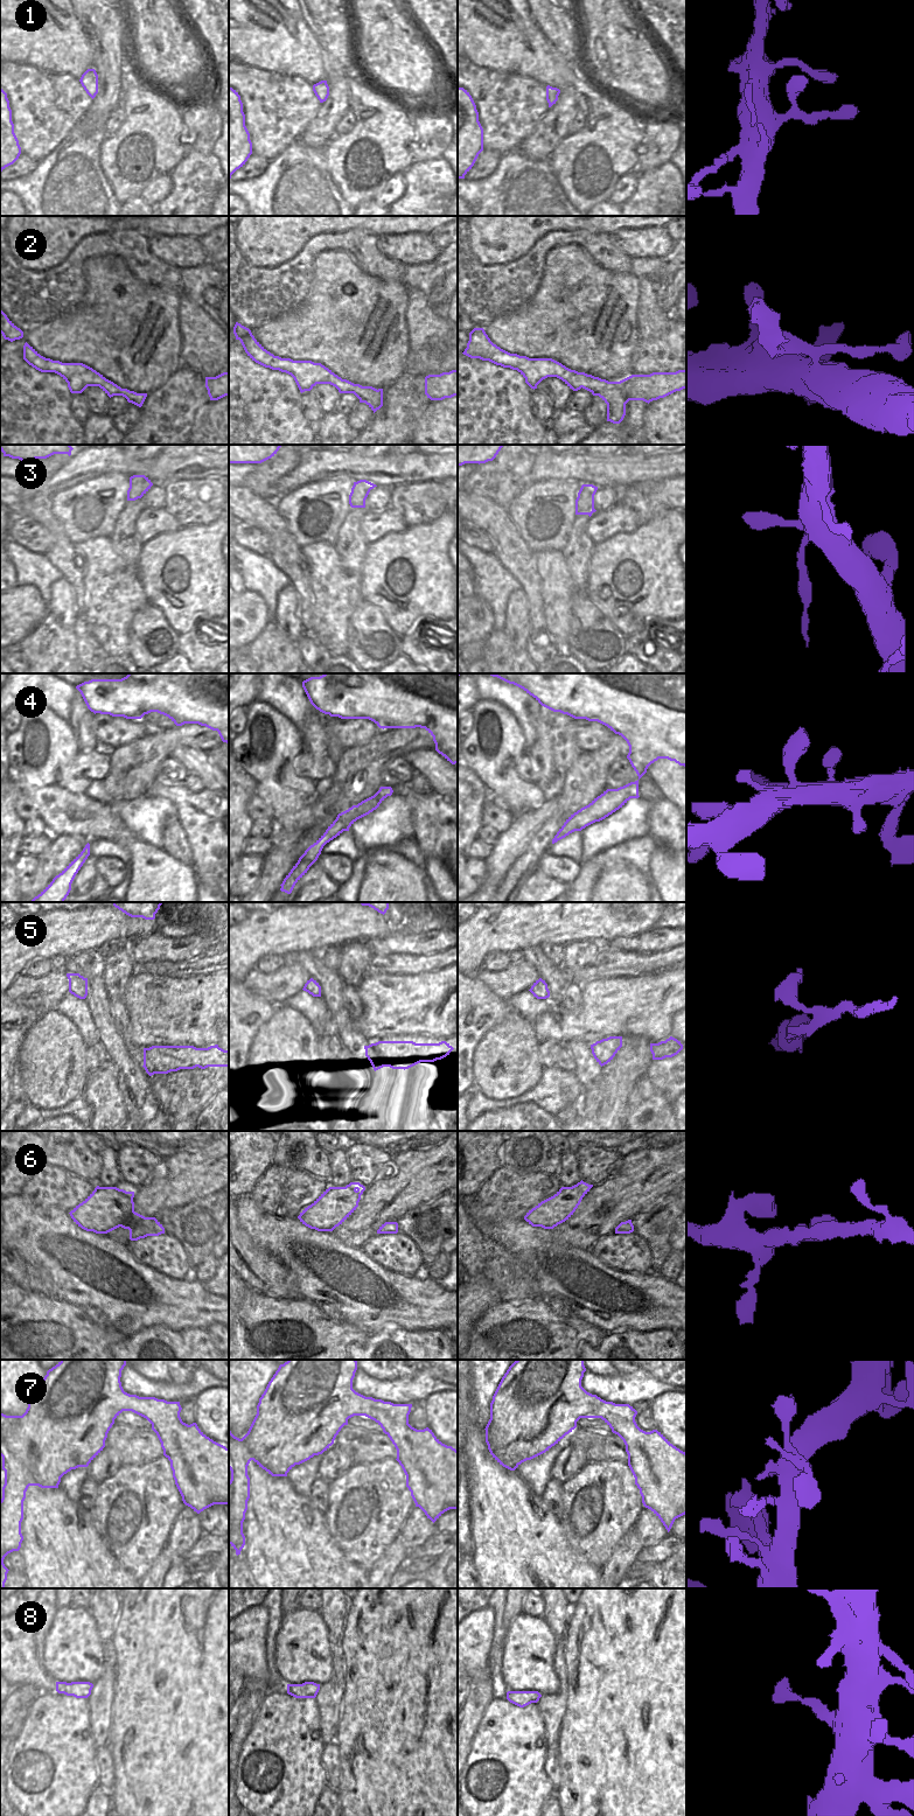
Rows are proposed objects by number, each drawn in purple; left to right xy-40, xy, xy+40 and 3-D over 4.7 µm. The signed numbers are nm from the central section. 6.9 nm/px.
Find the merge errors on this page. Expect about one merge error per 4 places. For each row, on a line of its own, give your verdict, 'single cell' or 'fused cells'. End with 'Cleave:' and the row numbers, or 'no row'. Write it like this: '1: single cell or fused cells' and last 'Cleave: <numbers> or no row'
1: single cell
2: fused cells
3: single cell
4: single cell
5: single cell
6: single cell
7: single cell
8: single cell
Cleave: 2

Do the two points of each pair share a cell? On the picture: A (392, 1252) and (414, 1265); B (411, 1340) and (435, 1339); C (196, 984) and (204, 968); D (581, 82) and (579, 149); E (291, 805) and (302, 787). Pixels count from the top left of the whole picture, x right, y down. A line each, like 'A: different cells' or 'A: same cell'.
A: same cell
B: same cell
C: different cells
D: same cell
E: different cells

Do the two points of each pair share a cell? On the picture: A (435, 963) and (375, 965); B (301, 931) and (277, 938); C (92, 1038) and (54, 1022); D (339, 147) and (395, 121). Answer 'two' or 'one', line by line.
A: one
B: one
C: two
D: one

